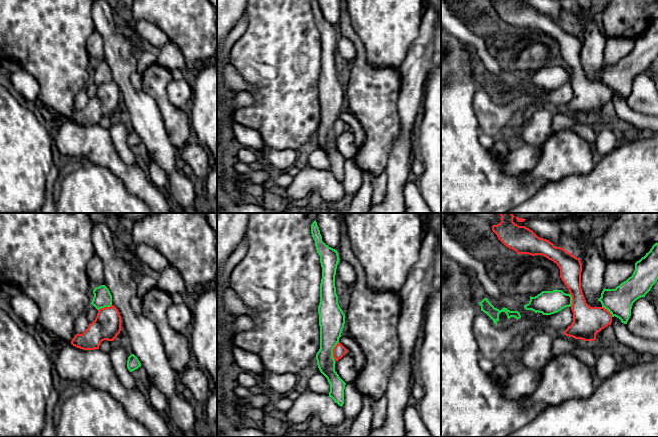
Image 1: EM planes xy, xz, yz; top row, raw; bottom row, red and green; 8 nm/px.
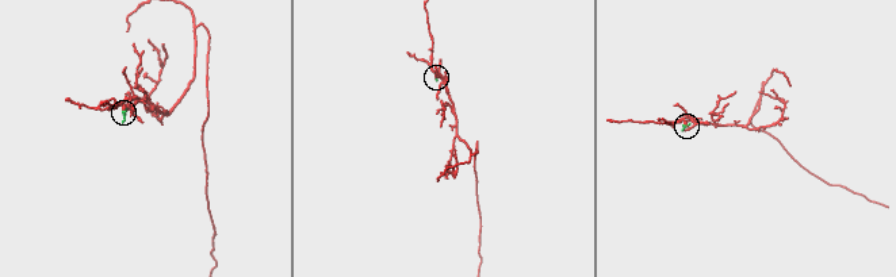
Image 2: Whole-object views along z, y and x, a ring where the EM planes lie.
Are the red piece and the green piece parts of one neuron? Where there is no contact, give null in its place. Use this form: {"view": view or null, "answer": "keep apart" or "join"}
{"view": "xz", "answer": "keep apart"}

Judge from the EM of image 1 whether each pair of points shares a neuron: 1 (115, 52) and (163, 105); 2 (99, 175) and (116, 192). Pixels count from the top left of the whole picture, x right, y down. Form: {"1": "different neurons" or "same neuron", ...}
{"1": "different neurons", "2": "same neuron"}

